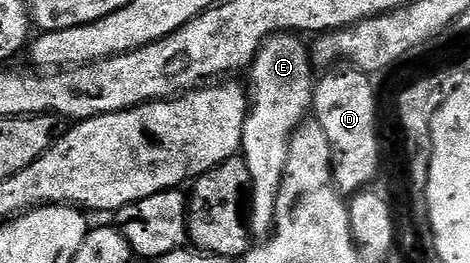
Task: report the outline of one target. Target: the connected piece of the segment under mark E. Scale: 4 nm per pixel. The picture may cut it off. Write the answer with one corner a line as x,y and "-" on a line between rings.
297,33
271,34
262,42
258,55
248,67
248,109
242,132
241,157
245,158
250,173
250,193
248,195
248,225
255,239
265,240
274,229
274,213
276,212
276,196
280,192
280,184
286,175
288,164
288,144
294,130
311,113
316,101
314,87
316,85
316,67
312,61
312,50
302,42

